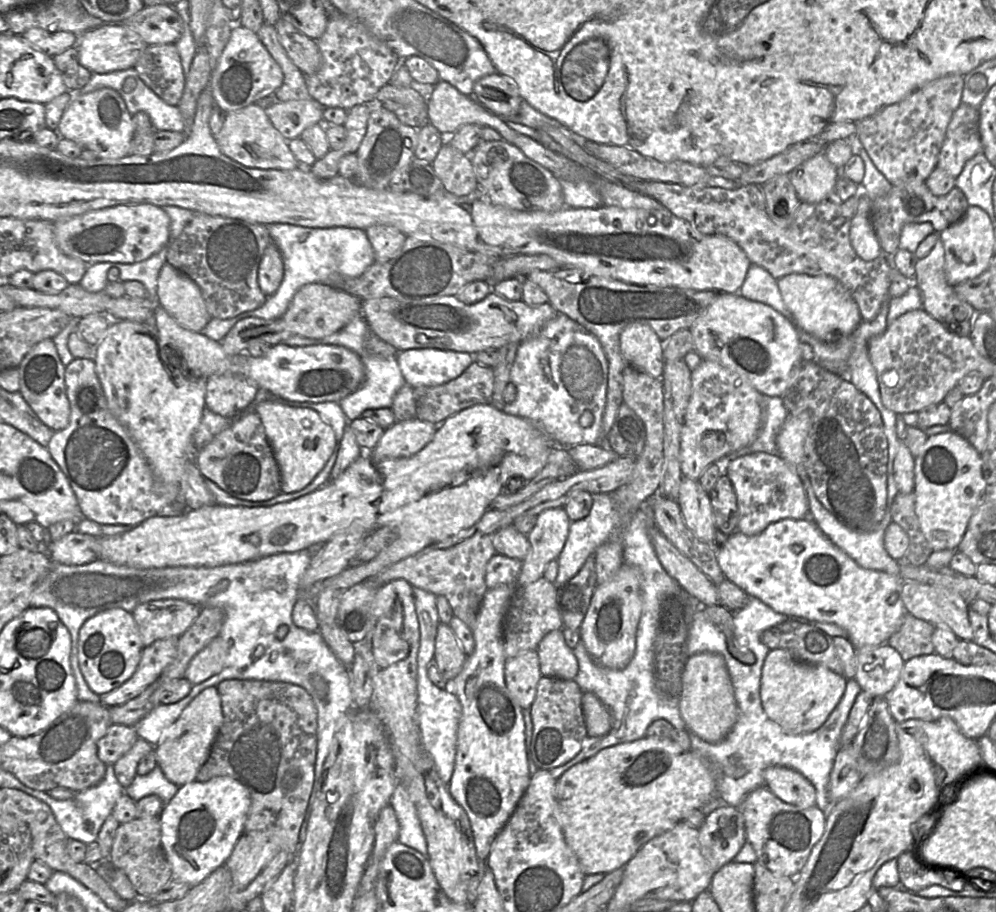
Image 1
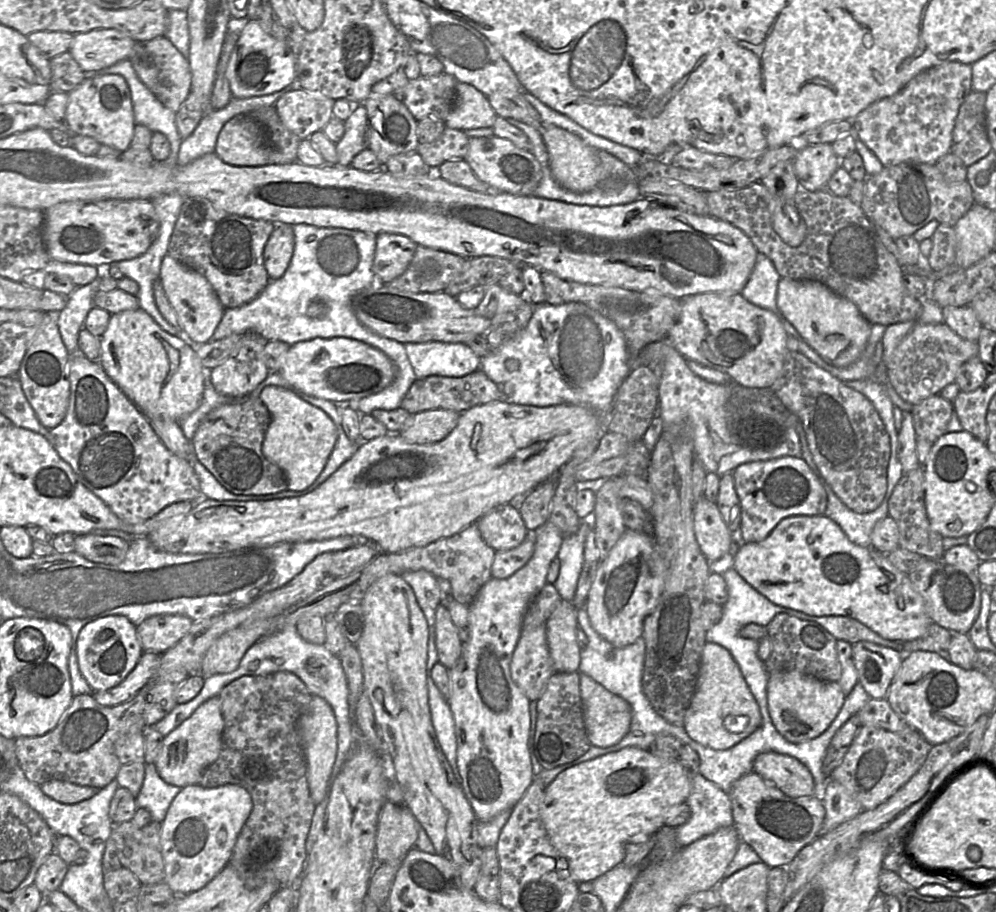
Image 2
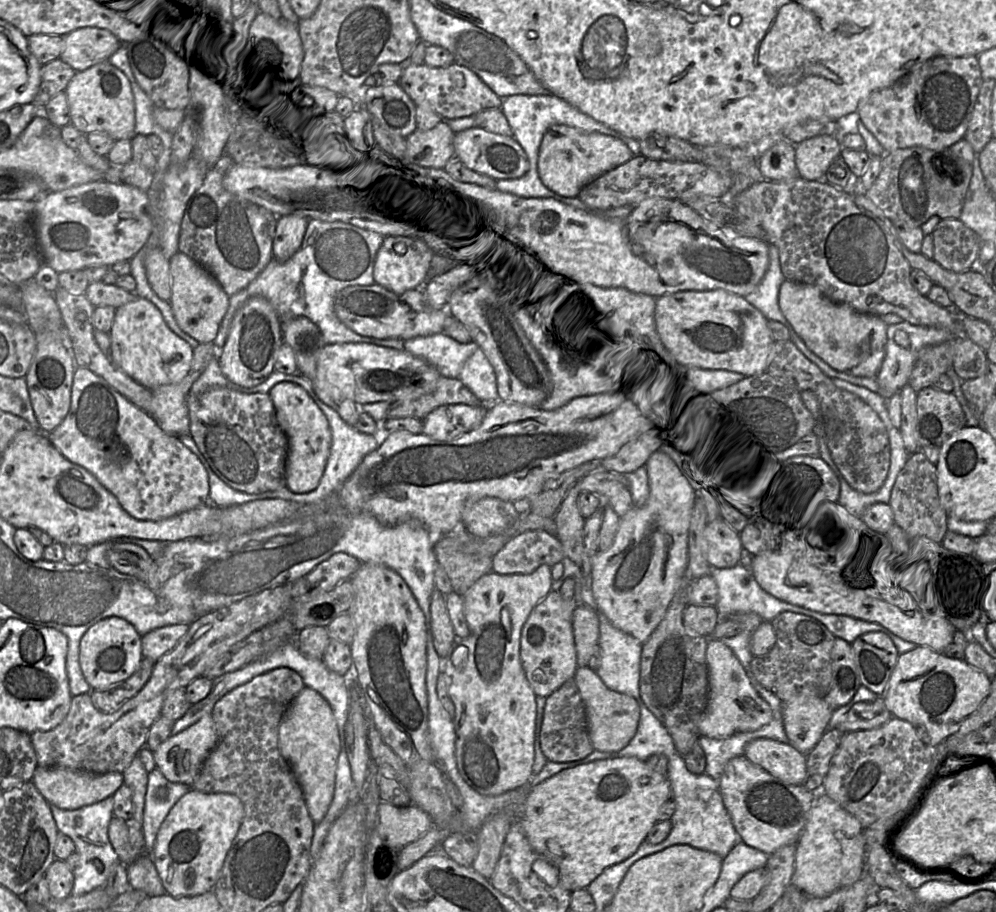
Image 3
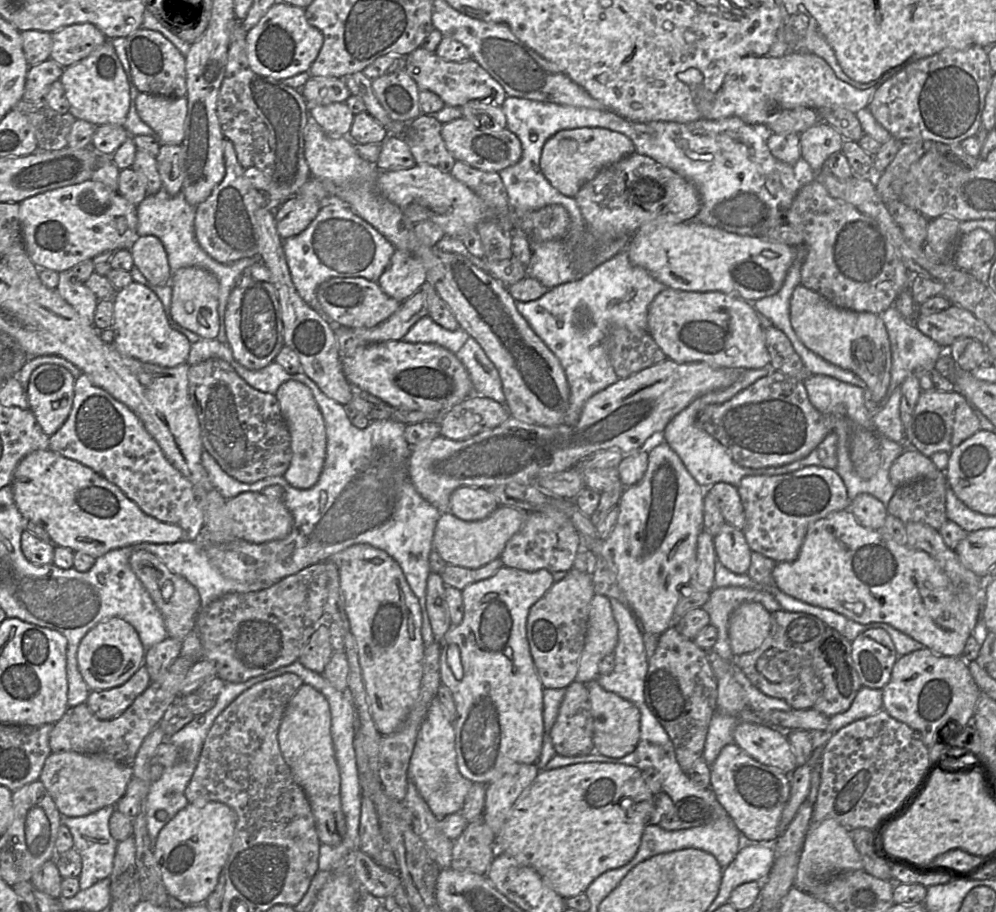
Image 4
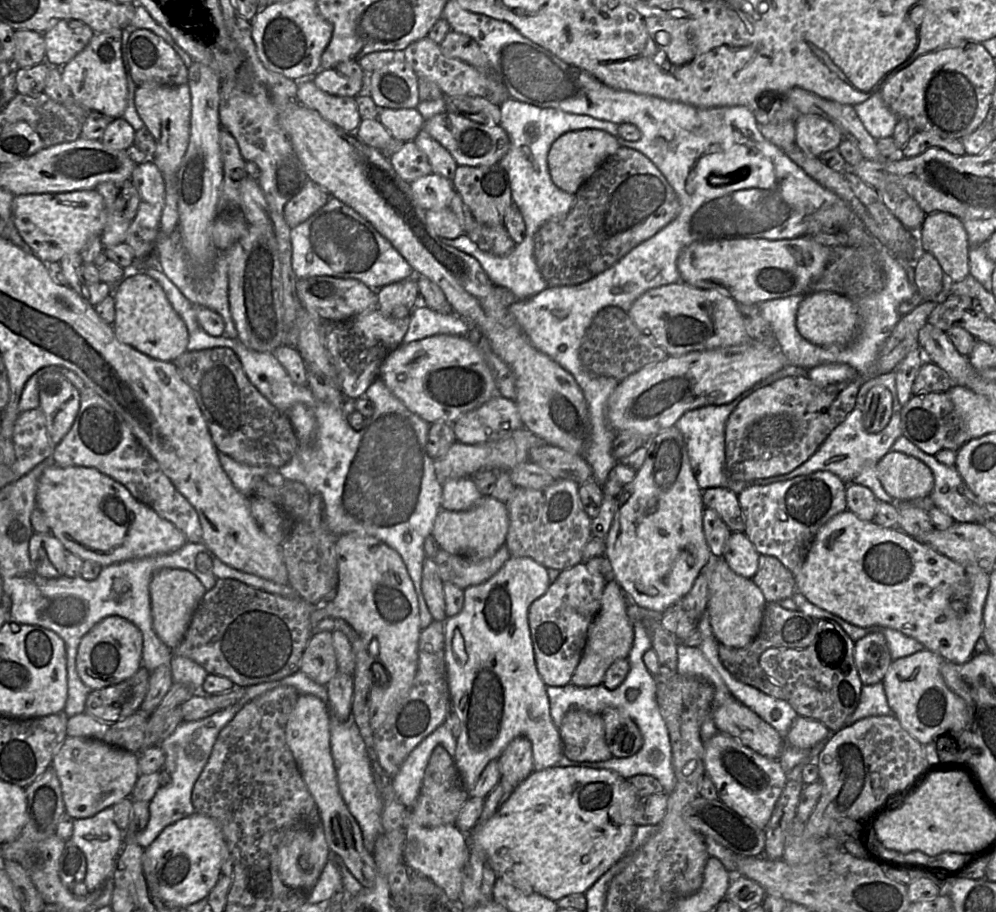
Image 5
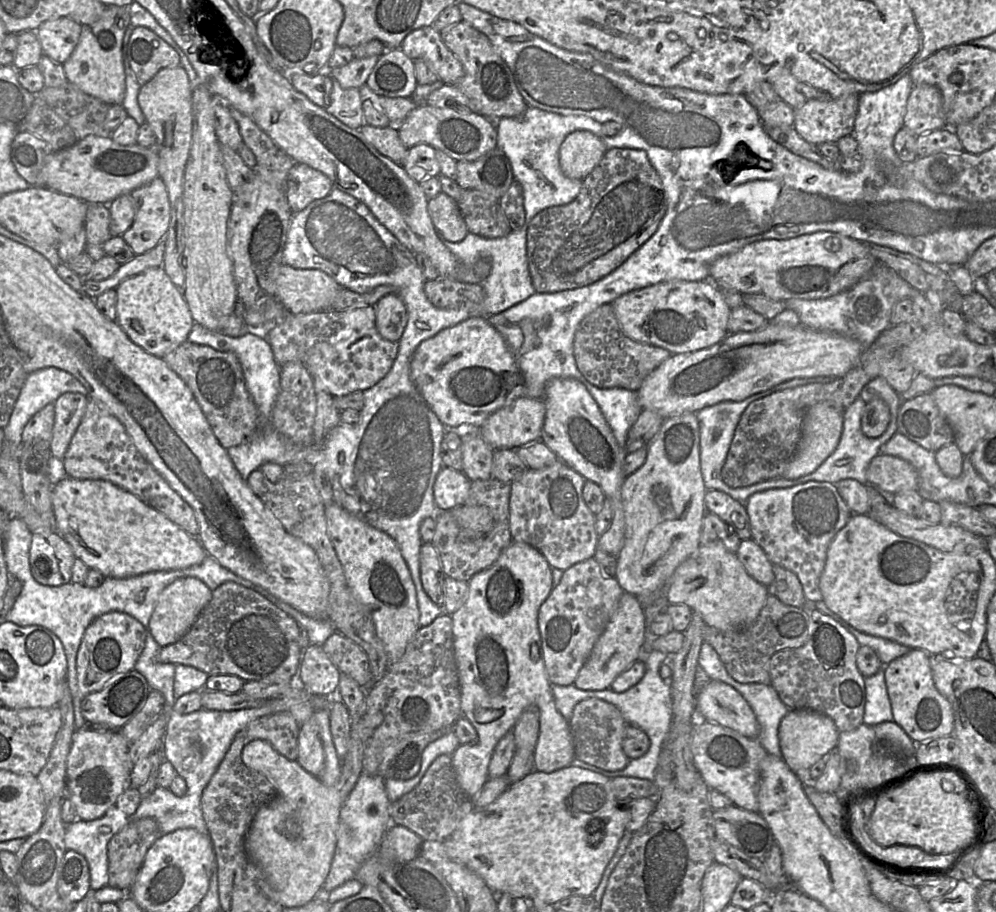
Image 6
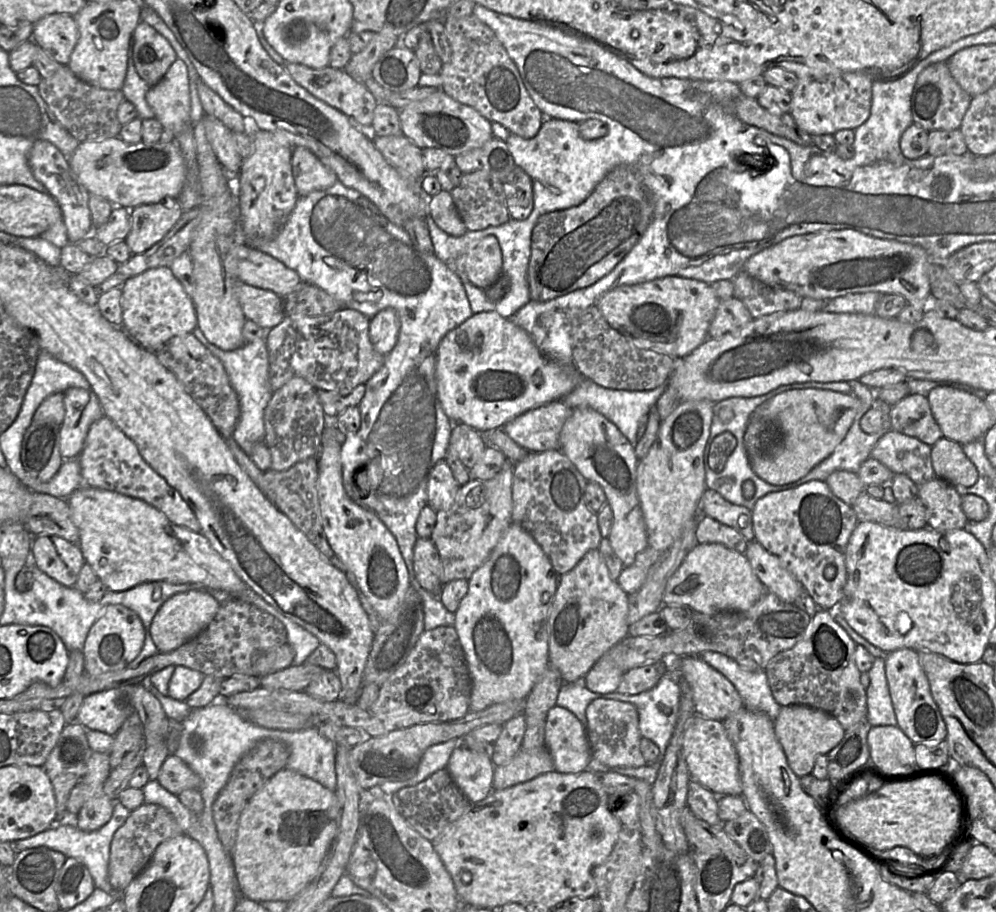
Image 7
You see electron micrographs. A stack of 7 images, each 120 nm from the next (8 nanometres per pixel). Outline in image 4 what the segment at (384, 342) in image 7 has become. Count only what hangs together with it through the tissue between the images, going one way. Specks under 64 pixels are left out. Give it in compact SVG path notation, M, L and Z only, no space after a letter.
M396 249L377 283L389 297L403 303L426 282L422 263L410 253Z

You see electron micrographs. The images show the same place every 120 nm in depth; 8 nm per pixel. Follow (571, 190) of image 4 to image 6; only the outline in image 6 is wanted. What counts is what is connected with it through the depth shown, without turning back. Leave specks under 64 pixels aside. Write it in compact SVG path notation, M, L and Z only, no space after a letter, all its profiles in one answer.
M577 130L566 136L559 150L563 174L583 180L600 163L607 148L602 139L590 131Z

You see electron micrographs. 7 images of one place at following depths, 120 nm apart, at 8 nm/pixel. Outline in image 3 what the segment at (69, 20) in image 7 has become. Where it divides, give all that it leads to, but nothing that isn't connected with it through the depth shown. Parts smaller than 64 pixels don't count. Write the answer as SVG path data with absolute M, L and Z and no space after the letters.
M94 27L74 30L63 37L60 59L76 72L82 72L108 59L122 43L113 34Z

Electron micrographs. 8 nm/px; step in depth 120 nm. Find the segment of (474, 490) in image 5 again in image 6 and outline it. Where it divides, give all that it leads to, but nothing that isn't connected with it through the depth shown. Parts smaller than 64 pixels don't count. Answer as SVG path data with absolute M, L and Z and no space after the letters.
M442 467L433 487L438 512L447 511L466 503L470 487L471 481L462 471Z

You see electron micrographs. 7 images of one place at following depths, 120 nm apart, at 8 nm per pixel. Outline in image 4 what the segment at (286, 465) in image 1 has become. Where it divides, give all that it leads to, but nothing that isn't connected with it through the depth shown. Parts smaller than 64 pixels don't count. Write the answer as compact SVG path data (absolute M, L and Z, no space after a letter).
M297 380L281 384L276 397L291 437L291 463L283 476L296 489L310 489L318 482L326 457L327 436L322 413L310 388Z

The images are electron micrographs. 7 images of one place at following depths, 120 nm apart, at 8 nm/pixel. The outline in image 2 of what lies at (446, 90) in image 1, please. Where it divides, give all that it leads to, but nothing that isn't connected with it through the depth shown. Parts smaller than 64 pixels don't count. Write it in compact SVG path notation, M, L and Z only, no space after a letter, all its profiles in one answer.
M459 82L455 103L444 124L447 128L461 131L492 128L497 116L486 95L469 84Z

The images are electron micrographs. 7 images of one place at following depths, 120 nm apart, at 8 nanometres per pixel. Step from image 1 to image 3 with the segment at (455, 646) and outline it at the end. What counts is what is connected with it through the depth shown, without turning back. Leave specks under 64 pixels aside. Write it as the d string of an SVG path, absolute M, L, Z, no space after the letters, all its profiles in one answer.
M435 589L430 601L433 644L438 655L446 658L456 641L456 635L446 607L446 595Z

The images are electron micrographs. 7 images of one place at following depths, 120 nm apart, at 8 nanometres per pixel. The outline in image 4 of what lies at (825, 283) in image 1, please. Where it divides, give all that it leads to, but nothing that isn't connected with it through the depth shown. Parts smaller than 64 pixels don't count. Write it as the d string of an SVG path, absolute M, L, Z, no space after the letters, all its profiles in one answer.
M800 284L795 287L790 299L790 321L795 333L809 350L855 373L866 384L874 401L883 399L890 382L891 351L880 315L839 308Z

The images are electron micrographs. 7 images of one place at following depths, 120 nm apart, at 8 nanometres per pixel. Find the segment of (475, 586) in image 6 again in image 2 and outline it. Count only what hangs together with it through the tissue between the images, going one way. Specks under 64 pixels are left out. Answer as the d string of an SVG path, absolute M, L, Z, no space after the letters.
M550 521L536 529L535 535L535 549L528 563L506 579L491 577L468 606L469 638L462 643L458 662L449 670L458 774L465 795L482 822L512 809L534 780L528 746L531 701L513 681L510 663L524 616L546 585L549 567L565 538Z

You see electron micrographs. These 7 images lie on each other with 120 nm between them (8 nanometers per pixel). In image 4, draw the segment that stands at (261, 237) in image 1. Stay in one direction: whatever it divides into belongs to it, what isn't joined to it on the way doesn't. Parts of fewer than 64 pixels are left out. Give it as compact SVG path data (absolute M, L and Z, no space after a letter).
M228 139L224 140L223 153L225 175L210 196L195 207L194 232L202 249L214 260L226 264L259 256L255 213L269 206L265 193L255 189L245 177L245 168L239 163L234 146Z

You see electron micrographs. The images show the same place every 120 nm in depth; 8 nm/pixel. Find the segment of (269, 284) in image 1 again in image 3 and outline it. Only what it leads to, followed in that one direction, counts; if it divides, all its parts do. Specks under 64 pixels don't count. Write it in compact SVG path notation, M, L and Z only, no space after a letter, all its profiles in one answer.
M294 214L276 217L272 254L275 260L285 262L300 248L309 219Z

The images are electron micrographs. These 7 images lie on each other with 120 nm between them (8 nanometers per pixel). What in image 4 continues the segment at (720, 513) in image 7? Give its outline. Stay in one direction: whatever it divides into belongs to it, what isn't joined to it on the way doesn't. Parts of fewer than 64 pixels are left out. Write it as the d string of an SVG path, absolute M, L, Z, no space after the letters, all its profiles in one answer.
M720 482L712 485L705 493L713 498L727 524L743 529L745 512L736 487Z

